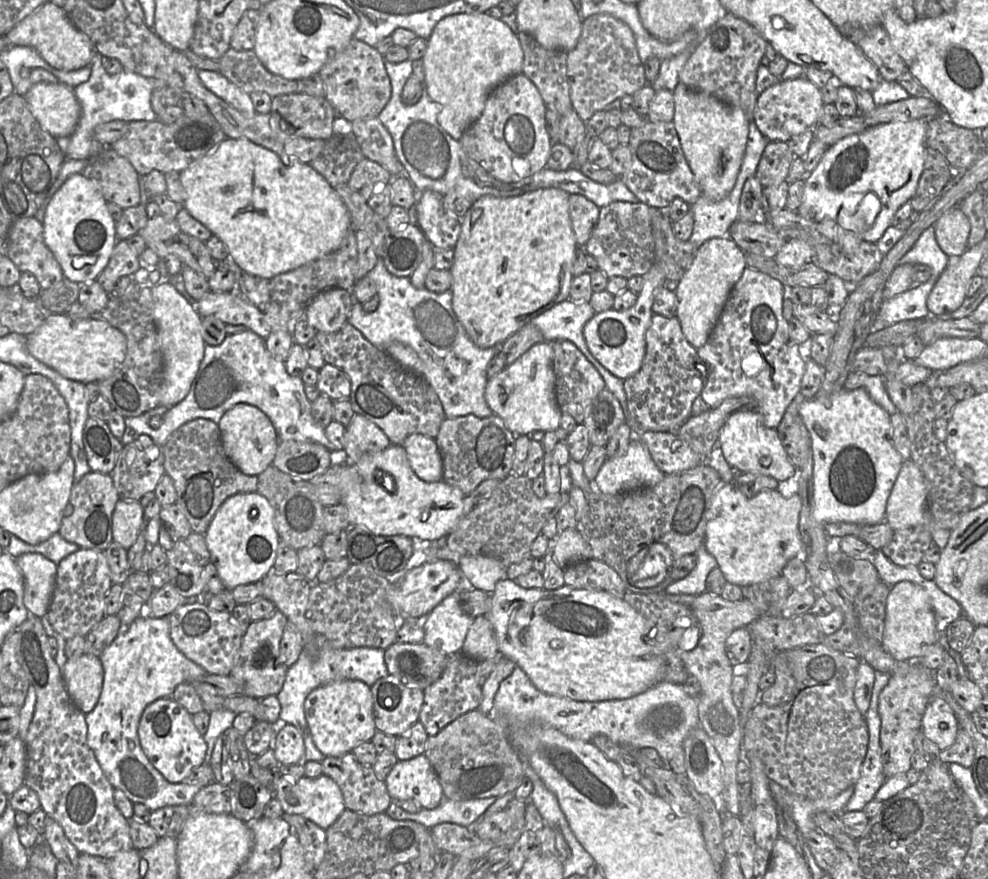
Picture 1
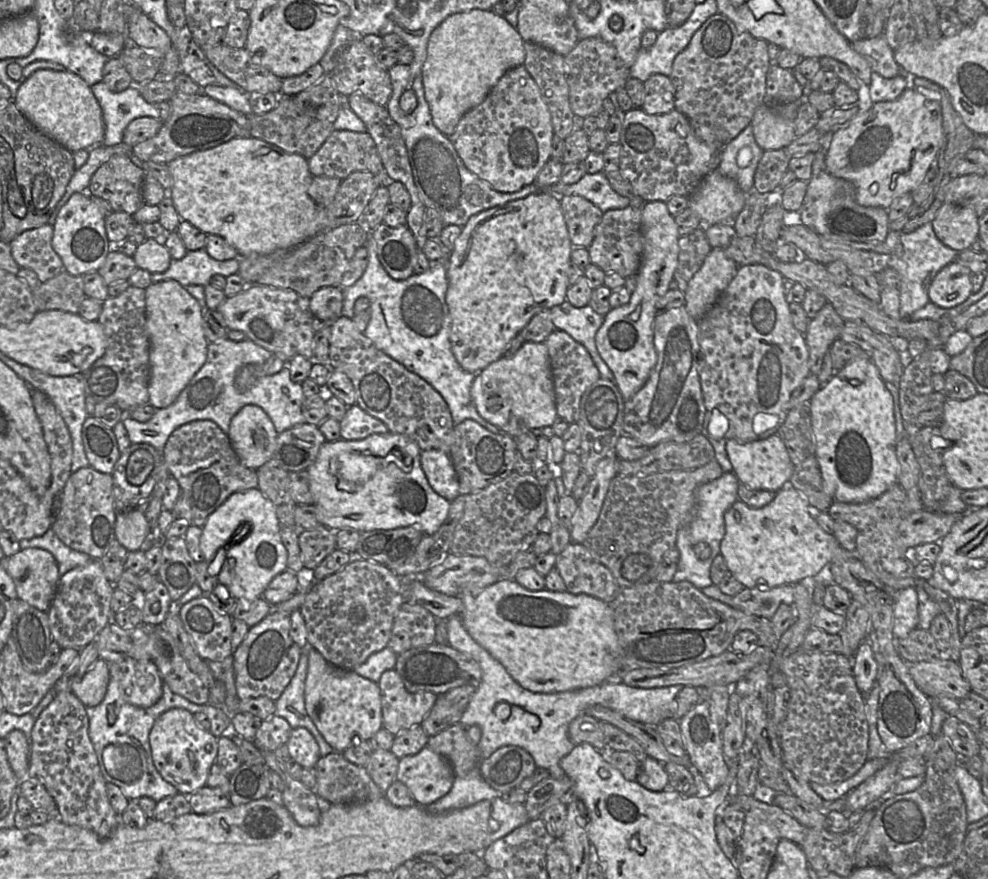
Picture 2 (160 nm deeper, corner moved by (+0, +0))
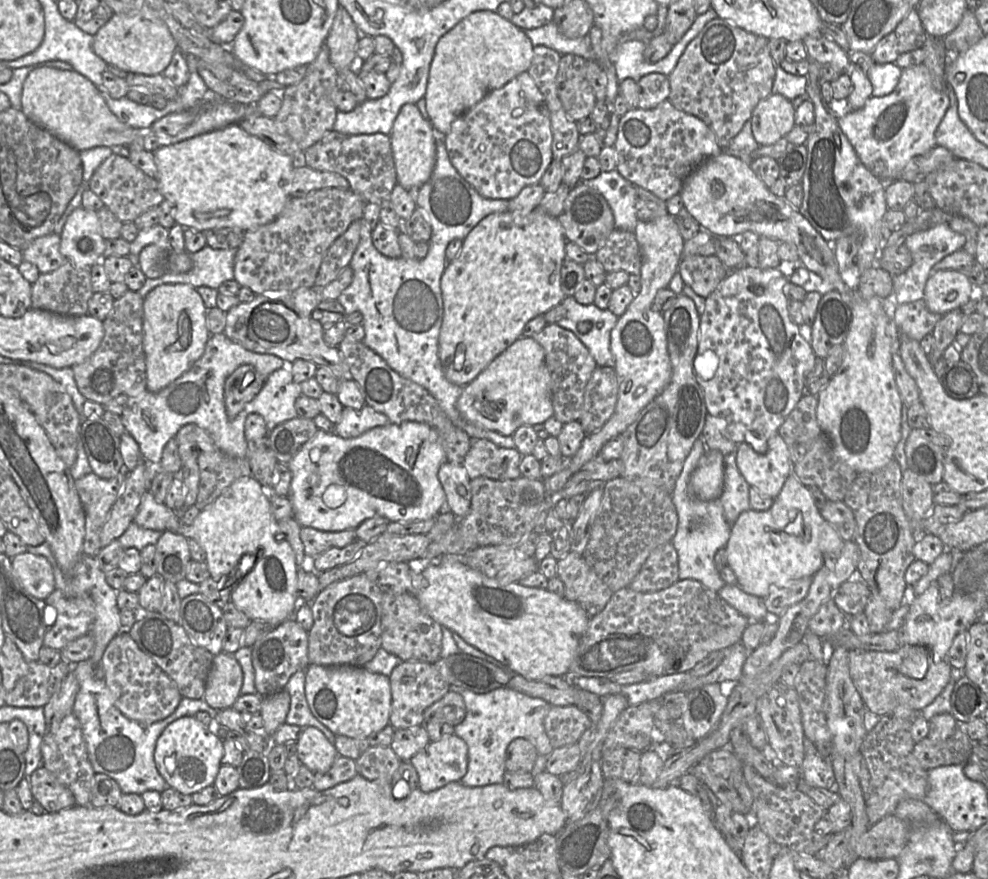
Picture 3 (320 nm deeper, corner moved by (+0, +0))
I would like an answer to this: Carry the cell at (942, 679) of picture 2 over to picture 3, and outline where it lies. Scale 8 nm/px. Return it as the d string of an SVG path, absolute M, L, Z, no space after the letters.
M903 645L900 649L892 652L886 651L867 651L861 649L854 649L849 651L849 671L852 681L860 693L864 704L868 709L877 714L878 716L883 715L892 715L892 711L899 704L908 705L915 711L921 711L925 706L930 704L944 689L946 684L951 679L952 667L947 660L941 660L939 663L936 663L931 656L931 650L928 650L928 660L929 667L925 676L921 679L916 679L910 676L903 674L900 671L900 667L905 656L908 654L912 646L921 646L921 645Z

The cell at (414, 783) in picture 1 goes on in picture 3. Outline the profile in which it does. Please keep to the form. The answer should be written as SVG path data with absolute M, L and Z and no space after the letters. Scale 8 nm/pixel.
M452 734L429 742L409 761L417 771L418 788L425 793L432 792L463 778L468 766L468 746Z

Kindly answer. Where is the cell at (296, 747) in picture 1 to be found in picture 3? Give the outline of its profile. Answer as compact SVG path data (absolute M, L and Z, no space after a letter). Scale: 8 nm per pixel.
M304 727L296 745L300 763L313 773L327 772L338 755L335 745L314 727Z

